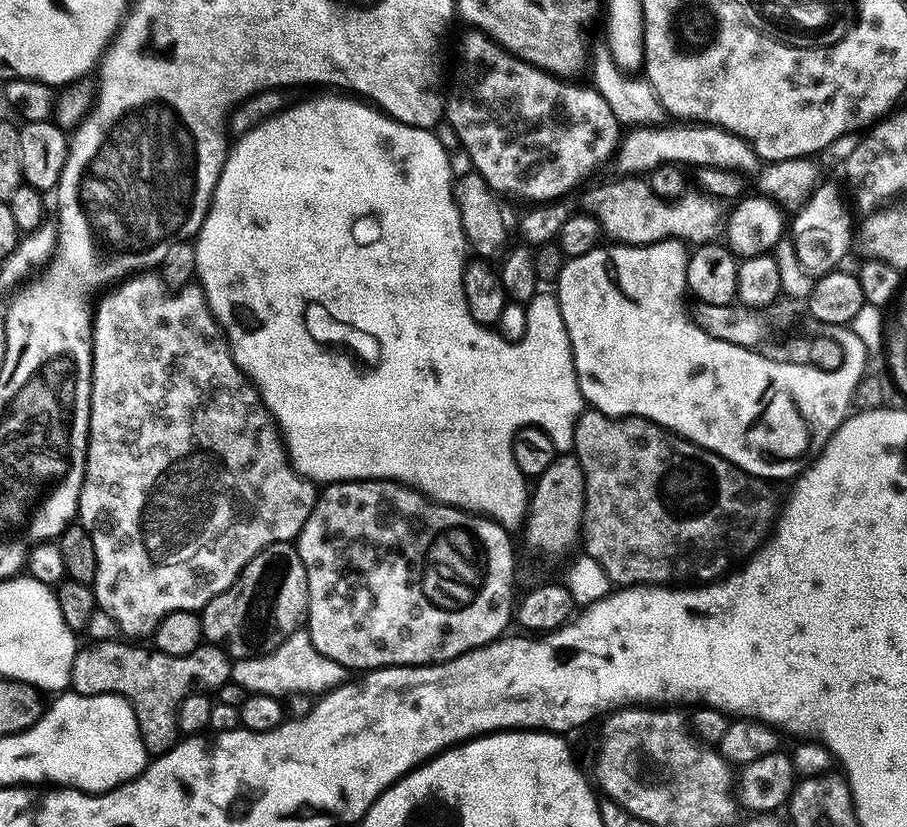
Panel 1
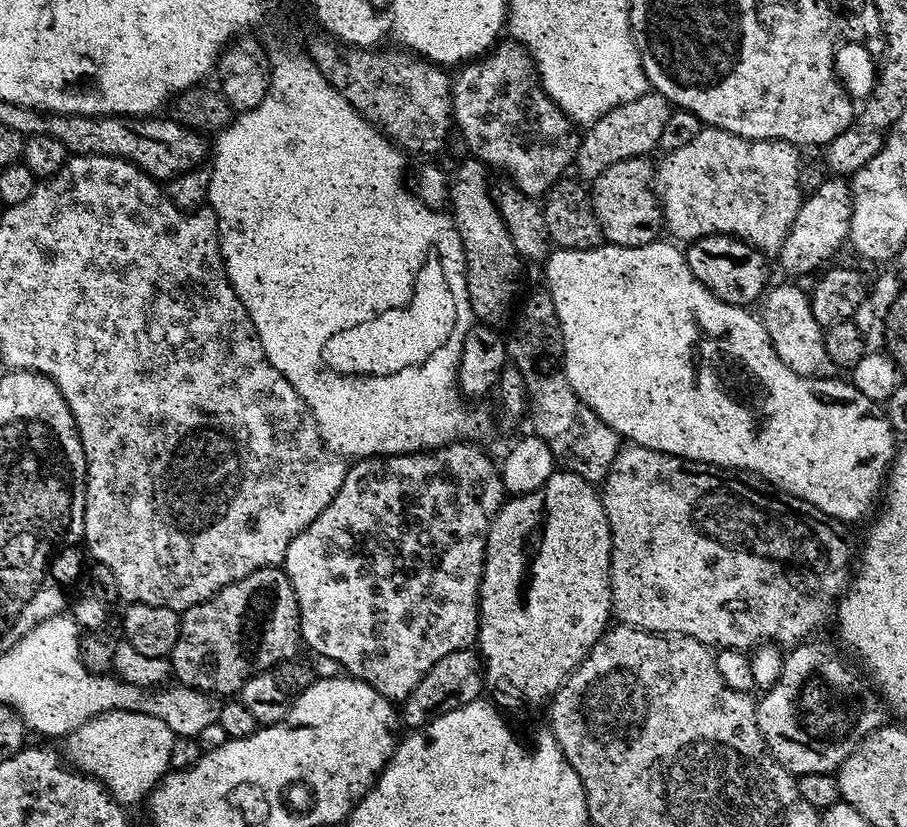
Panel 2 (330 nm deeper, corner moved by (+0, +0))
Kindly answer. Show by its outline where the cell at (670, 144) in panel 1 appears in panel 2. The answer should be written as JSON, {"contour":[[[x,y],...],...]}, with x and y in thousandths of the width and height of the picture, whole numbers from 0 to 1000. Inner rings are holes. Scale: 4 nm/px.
{"contour":[[[716,114],[699,119],[699,123],[682,126],[677,133],[656,145],[643,161],[639,181],[635,185],[633,198],[636,204],[639,202],[638,212],[656,215],[664,210],[664,206],[668,206],[668,201],[677,201],[677,196],[686,196],[700,189],[714,189],[718,179],[722,180],[727,175],[730,152],[734,152],[738,134],[739,127],[734,117]]]}

